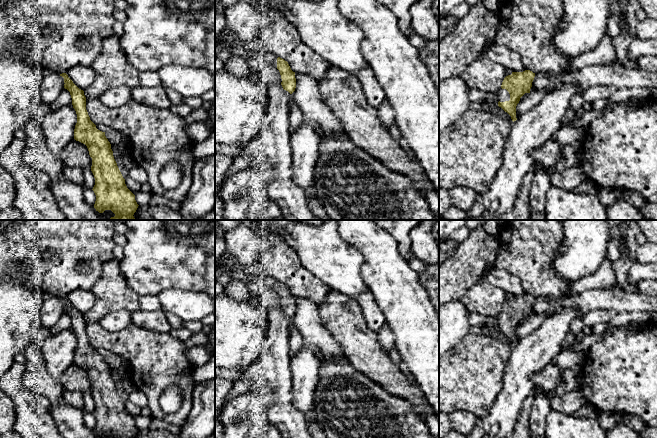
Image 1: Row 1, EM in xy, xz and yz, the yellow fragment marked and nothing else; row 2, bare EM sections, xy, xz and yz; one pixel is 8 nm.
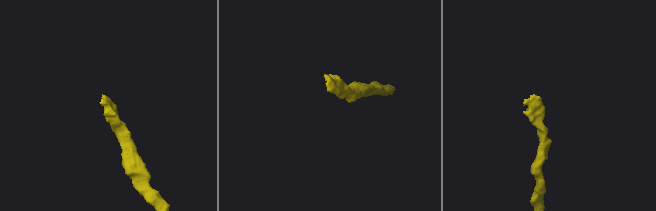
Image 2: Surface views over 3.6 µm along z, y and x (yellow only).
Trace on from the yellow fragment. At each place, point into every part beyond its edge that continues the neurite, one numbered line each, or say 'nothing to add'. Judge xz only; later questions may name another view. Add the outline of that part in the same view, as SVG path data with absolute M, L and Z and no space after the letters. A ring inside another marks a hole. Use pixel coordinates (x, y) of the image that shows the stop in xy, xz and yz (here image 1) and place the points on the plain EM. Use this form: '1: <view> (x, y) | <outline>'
1: xz (262, 283) | M258 276L255 280L248 282L248 299L246 302L250 305L257 305L258 296L264 292L272 290L277 292L277 280L270 276Z

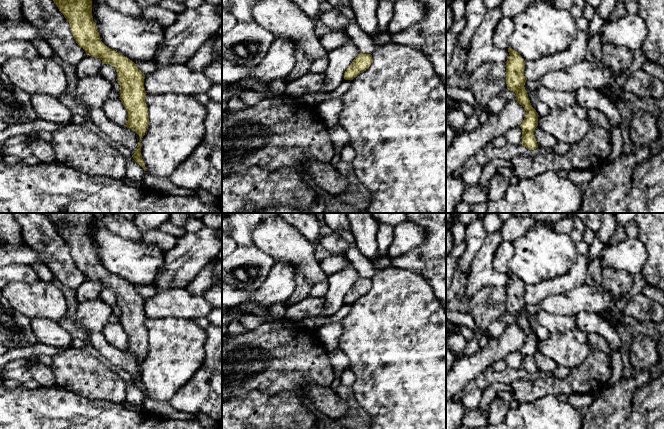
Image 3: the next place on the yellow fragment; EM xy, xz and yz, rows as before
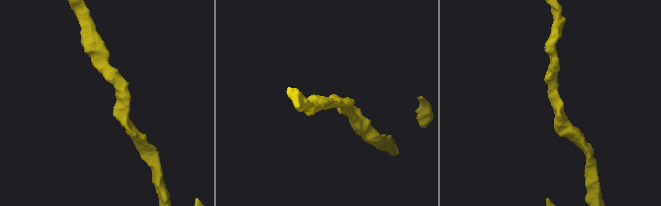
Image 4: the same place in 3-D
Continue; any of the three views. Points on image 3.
nothing to add

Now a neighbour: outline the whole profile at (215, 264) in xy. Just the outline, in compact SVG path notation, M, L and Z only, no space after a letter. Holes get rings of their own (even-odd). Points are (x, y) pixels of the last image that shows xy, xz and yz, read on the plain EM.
M214 258L208 262L208 265L212 269L214 280L216 280L218 276L222 275L222 260Z

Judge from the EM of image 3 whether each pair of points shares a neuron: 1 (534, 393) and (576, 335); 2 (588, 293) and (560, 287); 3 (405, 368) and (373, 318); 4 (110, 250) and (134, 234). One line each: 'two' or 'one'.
1: two
2: two
3: one
4: two

